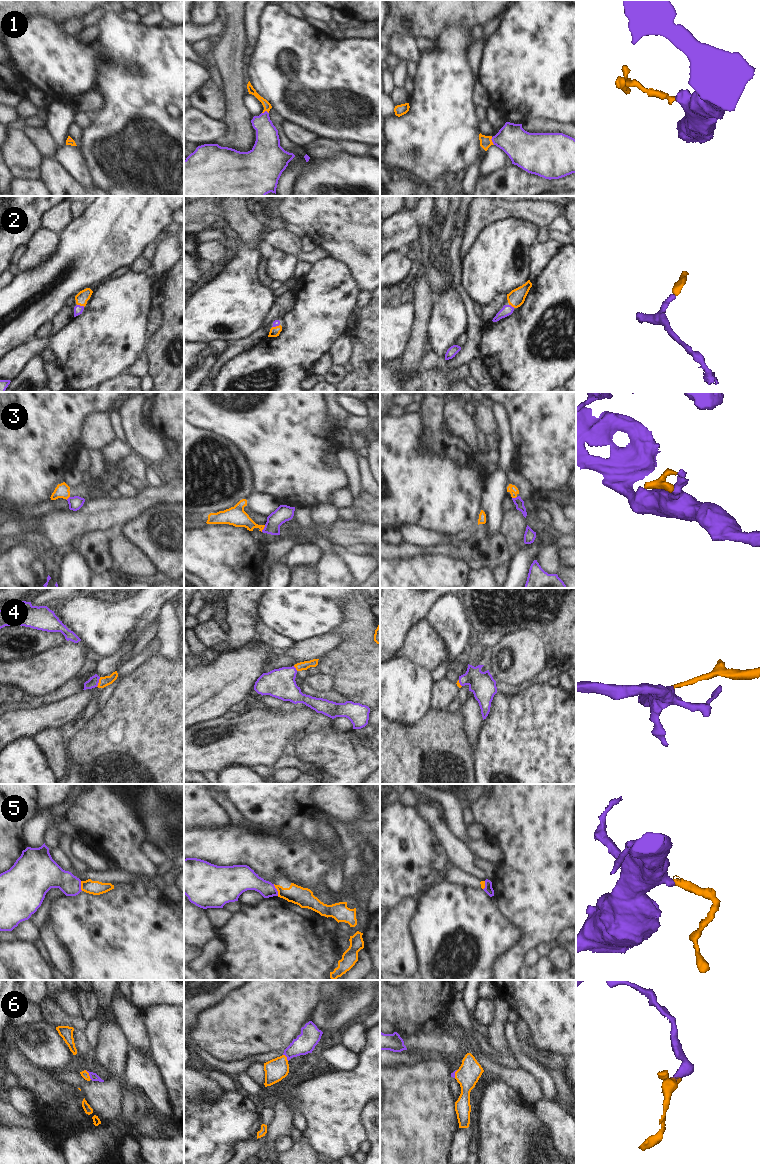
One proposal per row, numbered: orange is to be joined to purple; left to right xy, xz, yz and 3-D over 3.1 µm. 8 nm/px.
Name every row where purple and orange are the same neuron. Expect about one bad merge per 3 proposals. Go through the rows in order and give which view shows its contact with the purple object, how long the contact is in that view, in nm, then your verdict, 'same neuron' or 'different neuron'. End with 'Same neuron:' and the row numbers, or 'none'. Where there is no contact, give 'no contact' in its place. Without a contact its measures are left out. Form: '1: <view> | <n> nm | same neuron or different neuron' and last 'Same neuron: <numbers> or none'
1: yz | 70 nm | same neuron
2: xy | 70 nm | same neuron
3: xz | 70 nm | different neuron
4: xy | 90 nm | same neuron
5: xz | 100 nm | different neuron
6: xy | 90 nm | same neuron
Same neuron: 1, 2, 4, 6

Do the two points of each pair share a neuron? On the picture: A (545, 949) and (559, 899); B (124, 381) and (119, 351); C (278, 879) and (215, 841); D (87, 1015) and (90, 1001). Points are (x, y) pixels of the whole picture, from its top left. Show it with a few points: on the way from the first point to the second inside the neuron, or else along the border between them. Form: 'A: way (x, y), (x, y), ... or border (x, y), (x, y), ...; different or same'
A: border (549, 944), (542, 943), (536, 948); different
B: border (124, 371), (104, 381); different
C: border (268, 879), (278, 869), (291, 882); different
D: way (88, 1012), (89, 1004); same

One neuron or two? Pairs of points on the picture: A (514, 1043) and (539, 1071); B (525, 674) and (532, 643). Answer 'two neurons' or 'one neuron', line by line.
A: one neuron
B: one neuron

